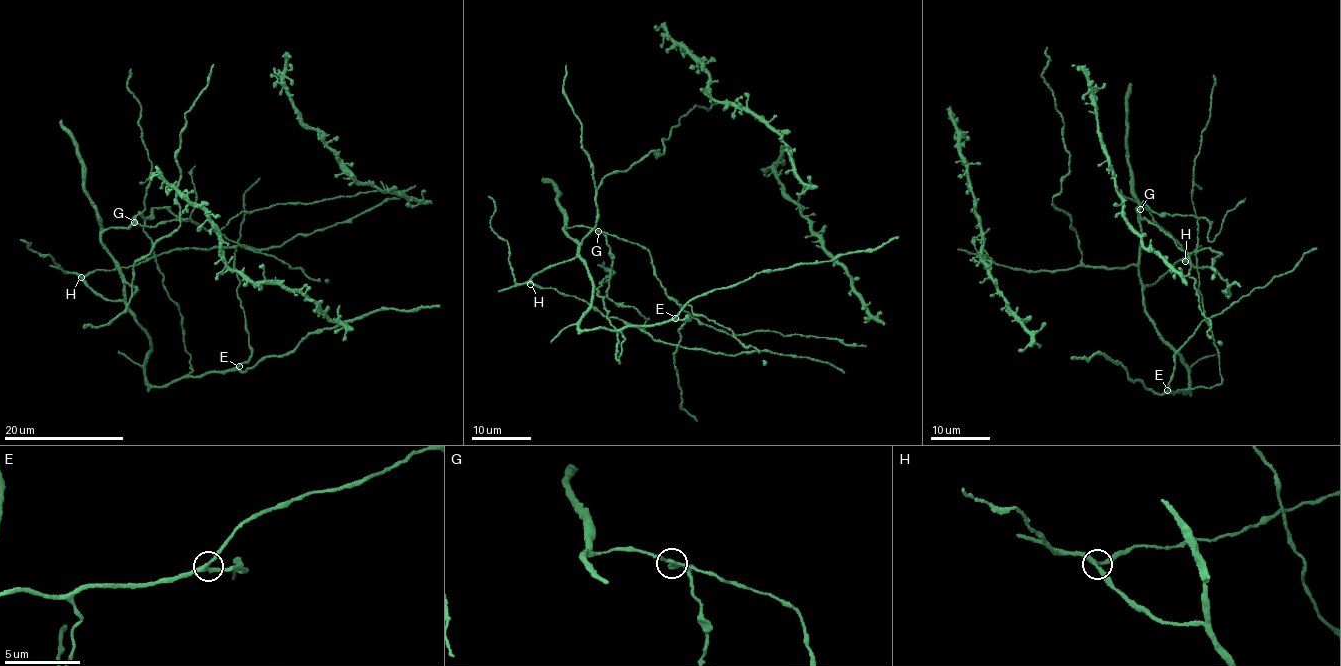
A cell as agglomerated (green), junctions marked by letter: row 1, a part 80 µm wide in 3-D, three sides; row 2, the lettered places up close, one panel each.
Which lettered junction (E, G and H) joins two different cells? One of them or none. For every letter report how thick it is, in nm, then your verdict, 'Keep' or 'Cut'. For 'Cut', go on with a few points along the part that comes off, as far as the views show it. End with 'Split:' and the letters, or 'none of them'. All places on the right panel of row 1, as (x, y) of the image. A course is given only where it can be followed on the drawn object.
E: Thickness 280 nm. Keep
G: Thickness 280 nm. Cut. Course of the part to remove: (1140, 208), (1144, 203), (1159, 214), (1205, 218), (1209, 224), (1207, 238), (1212, 241), (1223, 217), (1244, 198)
H: Thickness 280 nm. Keep
Split: G

